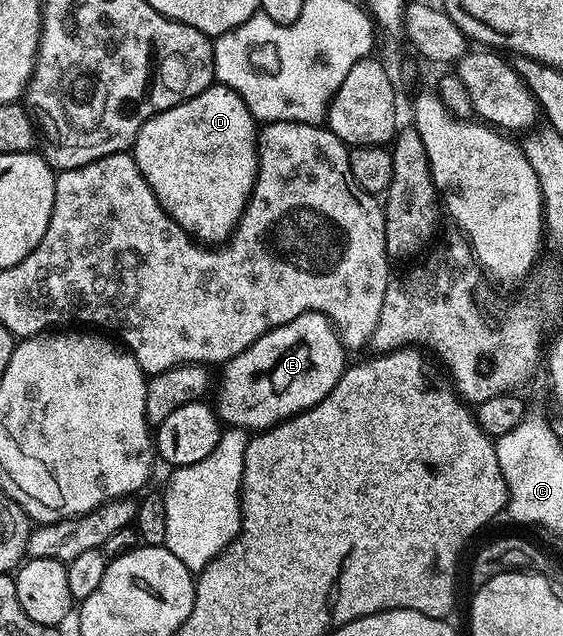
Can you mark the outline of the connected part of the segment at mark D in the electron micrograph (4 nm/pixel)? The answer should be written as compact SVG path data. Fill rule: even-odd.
M215 83L209 85L204 91L200 91L200 95L192 95L192 99L188 99L176 107L168 107L164 111L160 111L152 119L148 119L148 123L144 123L144 127L140 127L140 131L136 135L132 146L132 156L136 167L140 167L140 175L144 175L148 187L156 195L156 199L159 205L162 206L162 210L165 211L185 233L190 234L191 238L197 239L202 243L210 243L206 241L218 241L217 243L222 243L229 238L230 234L233 233L238 225L238 220L242 218L242 212L245 211L246 205L249 203L250 196L254 190L254 184L258 178L259 132L259 126L256 124L254 116L248 111L244 99L240 99L240 95L236 95L236 91L232 91L227 85Z

